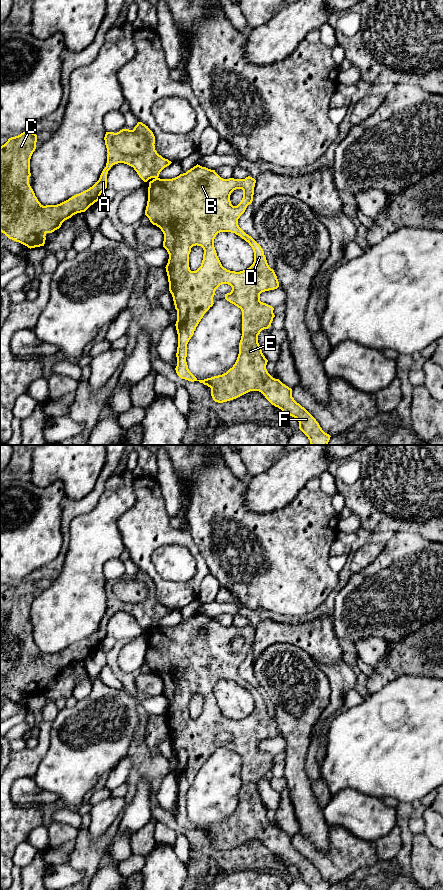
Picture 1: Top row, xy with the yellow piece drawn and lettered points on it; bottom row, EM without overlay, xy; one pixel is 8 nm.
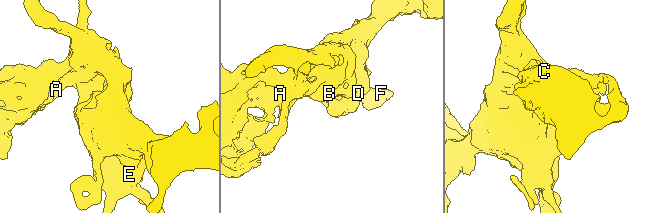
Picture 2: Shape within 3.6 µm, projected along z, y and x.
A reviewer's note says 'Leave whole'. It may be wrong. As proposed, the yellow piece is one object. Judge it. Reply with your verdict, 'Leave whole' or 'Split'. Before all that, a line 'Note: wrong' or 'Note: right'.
Note: wrong
Split

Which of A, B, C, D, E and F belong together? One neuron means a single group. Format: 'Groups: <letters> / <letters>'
Groups: A C / B D E F

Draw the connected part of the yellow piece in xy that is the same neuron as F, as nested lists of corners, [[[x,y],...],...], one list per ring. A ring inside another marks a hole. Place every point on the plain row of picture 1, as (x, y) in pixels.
[[[198,612],[186,621],[180,622],[175,626],[155,626],[149,630],[145,663],[149,666],[150,670],[159,675],[164,682],[163,695],[169,702],[168,711],[165,716],[168,724],[169,739],[172,742],[175,757],[177,758],[175,774],[178,782],[178,795],[176,801],[177,814],[175,818],[181,827],[191,830],[199,829],[210,835],[211,844],[213,848],[218,851],[236,847],[250,839],[259,839],[272,853],[281,857],[283,861],[296,866],[299,870],[299,877],[308,885],[310,890],[329,890],[331,884],[325,881],[316,867],[294,848],[292,845],[292,837],[268,821],[266,817],[268,808],[263,803],[258,791],[258,783],[262,778],[268,777],[271,774],[273,766],[275,765],[273,761],[274,756],[261,750],[260,742],[265,739],[277,737],[279,730],[274,718],[269,715],[261,694],[238,673],[238,667],[245,660],[247,654],[253,649],[255,631],[256,628],[250,624],[245,627],[223,627],[215,618],[202,615]],[[236,637],[243,638],[243,646],[237,654],[233,654],[230,649],[230,643]],[[220,680],[235,681],[249,691],[254,700],[254,710],[249,716],[235,720],[227,718],[222,714],[214,695],[214,687]],[[196,693],[201,694],[204,698],[203,708],[201,714],[196,719],[191,719],[189,715],[189,702],[191,696]],[[222,732],[228,732],[232,735],[231,740],[225,742],[225,747],[242,759],[242,784],[239,791],[239,802],[233,815],[226,821],[204,828],[198,828],[188,817],[186,810],[187,792],[204,762],[213,754],[213,745],[216,743],[215,739]]]

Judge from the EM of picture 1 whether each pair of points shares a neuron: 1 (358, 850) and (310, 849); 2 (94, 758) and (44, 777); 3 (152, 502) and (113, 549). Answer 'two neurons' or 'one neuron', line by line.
1: one neuron
2: one neuron
3: two neurons

